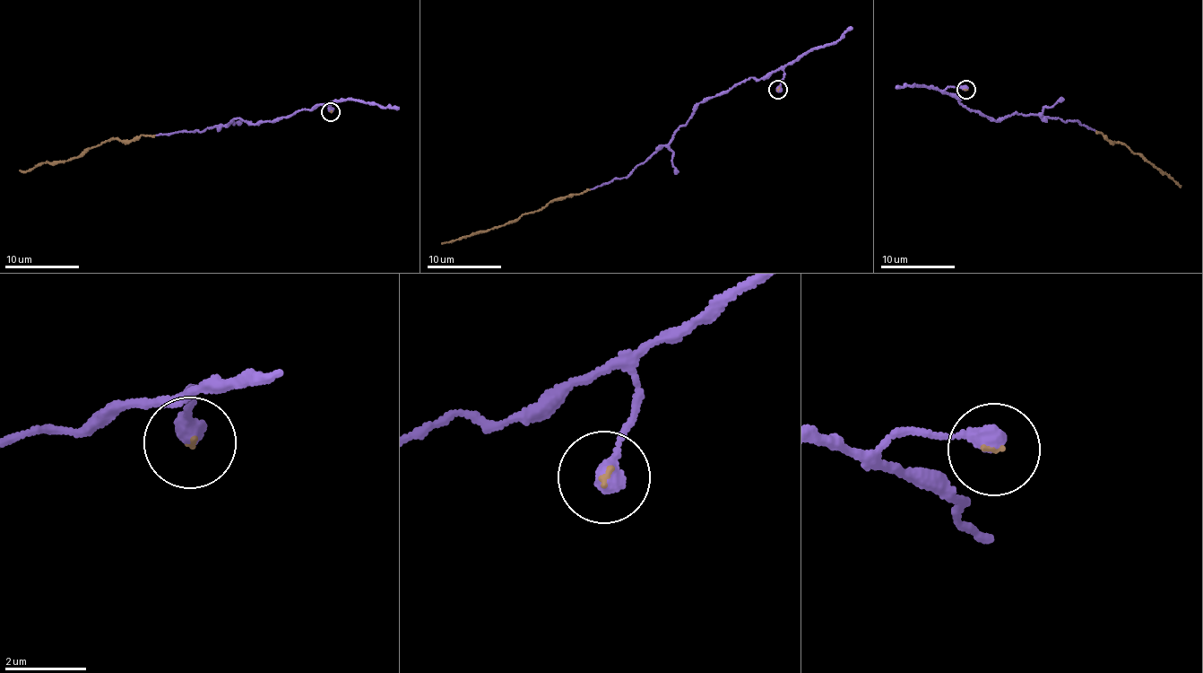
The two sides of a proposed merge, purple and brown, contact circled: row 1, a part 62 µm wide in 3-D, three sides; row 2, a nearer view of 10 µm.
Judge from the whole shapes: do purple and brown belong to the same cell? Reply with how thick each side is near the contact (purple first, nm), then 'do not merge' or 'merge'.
460/60 nm | merge

